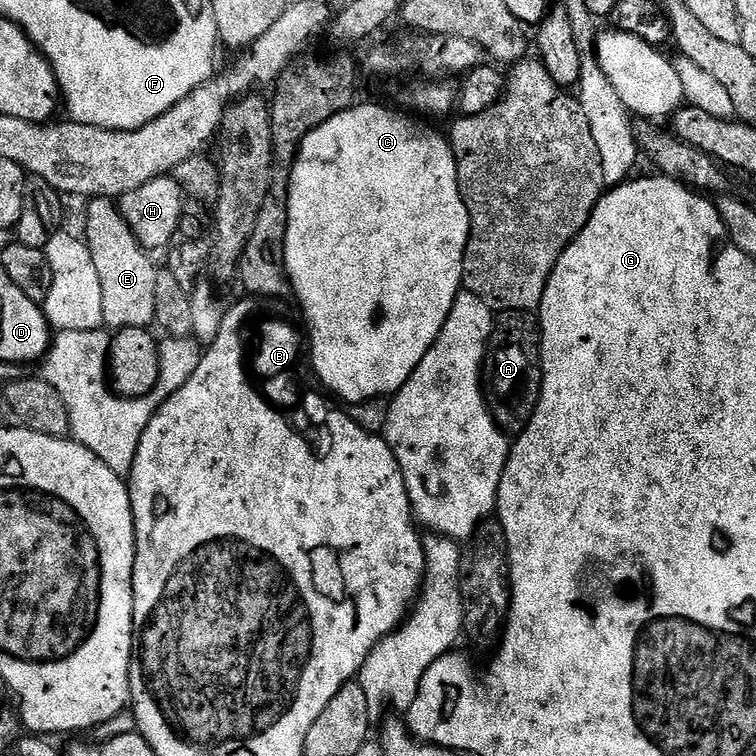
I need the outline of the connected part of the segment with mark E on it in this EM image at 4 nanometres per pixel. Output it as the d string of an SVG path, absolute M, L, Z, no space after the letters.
M97 196L89 199L88 217L84 220L82 239L88 245L90 258L98 269L102 282L102 314L109 329L146 328L156 322L154 306L154 278L158 271L152 265L149 253L134 238L126 218L122 218L120 205L115 199Z

